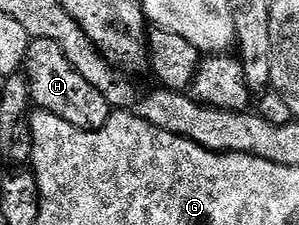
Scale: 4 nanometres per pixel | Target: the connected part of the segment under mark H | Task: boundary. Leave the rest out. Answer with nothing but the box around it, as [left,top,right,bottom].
[22,40,114,129]

